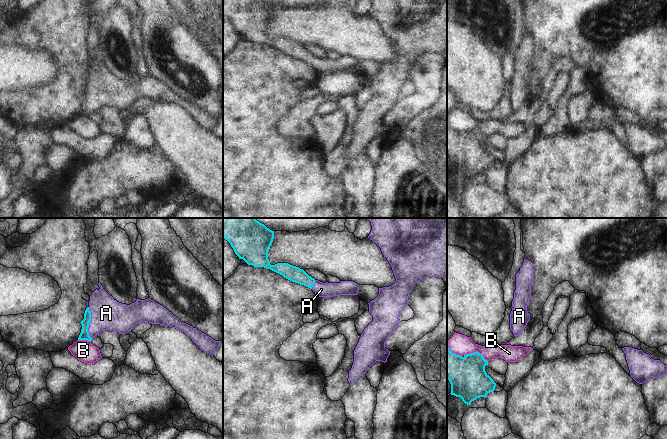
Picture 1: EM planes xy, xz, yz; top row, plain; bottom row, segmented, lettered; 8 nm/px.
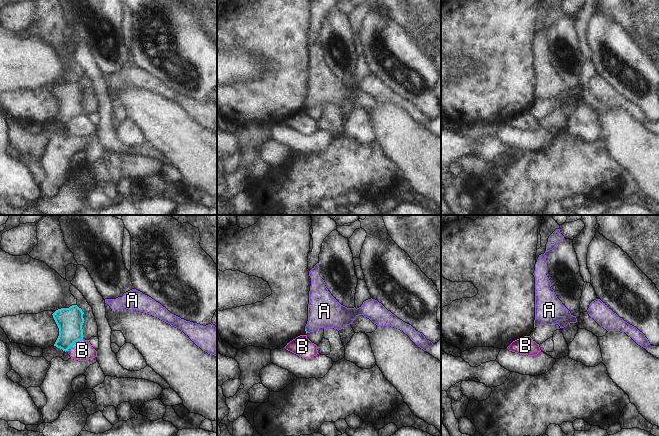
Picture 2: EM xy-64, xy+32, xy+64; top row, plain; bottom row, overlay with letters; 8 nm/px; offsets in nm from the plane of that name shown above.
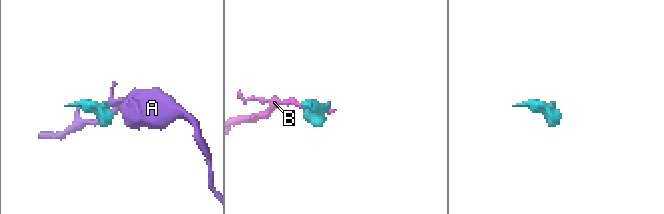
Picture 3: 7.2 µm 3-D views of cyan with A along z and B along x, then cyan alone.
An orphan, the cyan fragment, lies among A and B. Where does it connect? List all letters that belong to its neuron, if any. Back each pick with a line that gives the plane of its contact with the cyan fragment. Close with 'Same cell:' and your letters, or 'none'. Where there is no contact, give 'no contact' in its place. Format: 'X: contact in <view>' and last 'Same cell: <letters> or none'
A: contact in xy
Same cell: A

